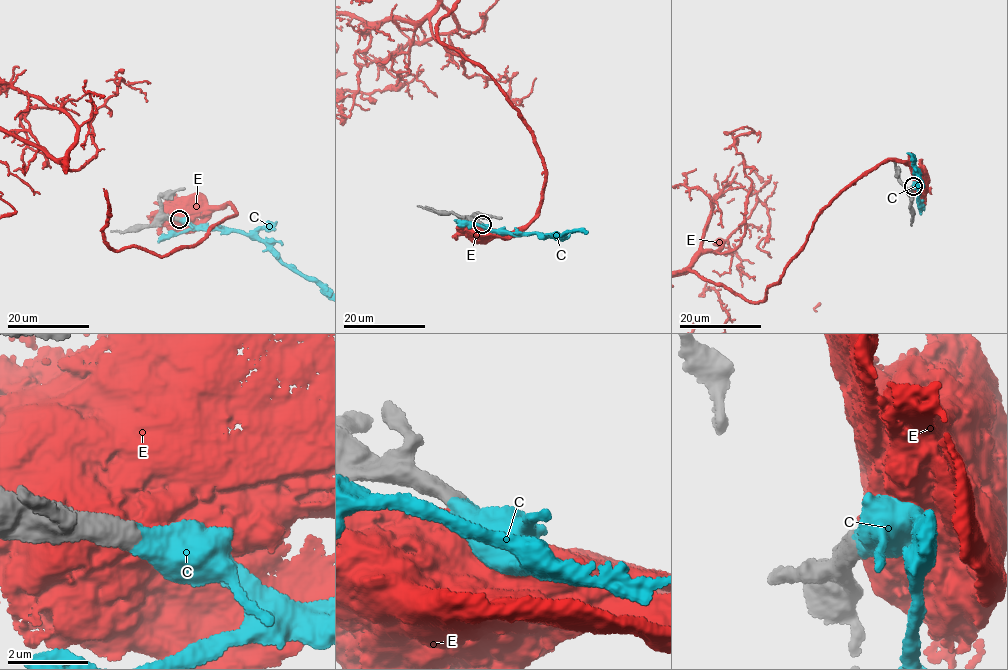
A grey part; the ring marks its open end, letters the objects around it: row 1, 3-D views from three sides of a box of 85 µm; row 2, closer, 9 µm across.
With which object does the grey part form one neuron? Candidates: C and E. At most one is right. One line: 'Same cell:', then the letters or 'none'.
Same cell: C

